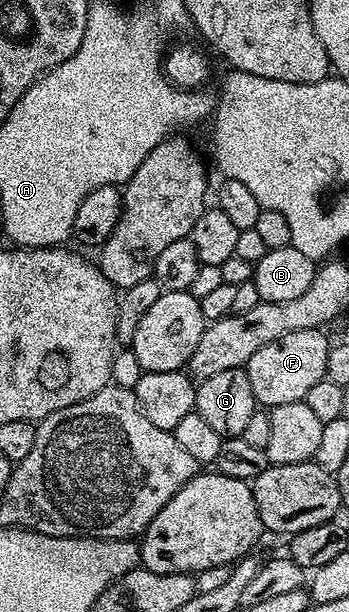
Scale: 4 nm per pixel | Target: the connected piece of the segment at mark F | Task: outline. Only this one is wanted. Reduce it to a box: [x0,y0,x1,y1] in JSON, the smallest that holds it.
[244,329,331,407]

